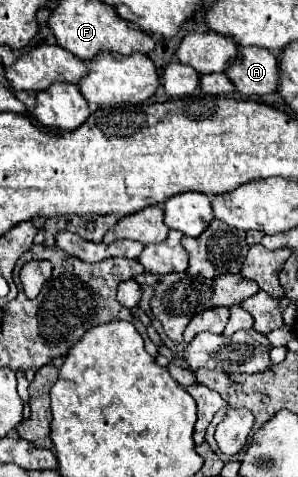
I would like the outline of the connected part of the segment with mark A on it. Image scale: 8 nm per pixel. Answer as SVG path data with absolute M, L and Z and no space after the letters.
M245 46L225 74L245 96L273 94L279 88L279 56L267 48Z

